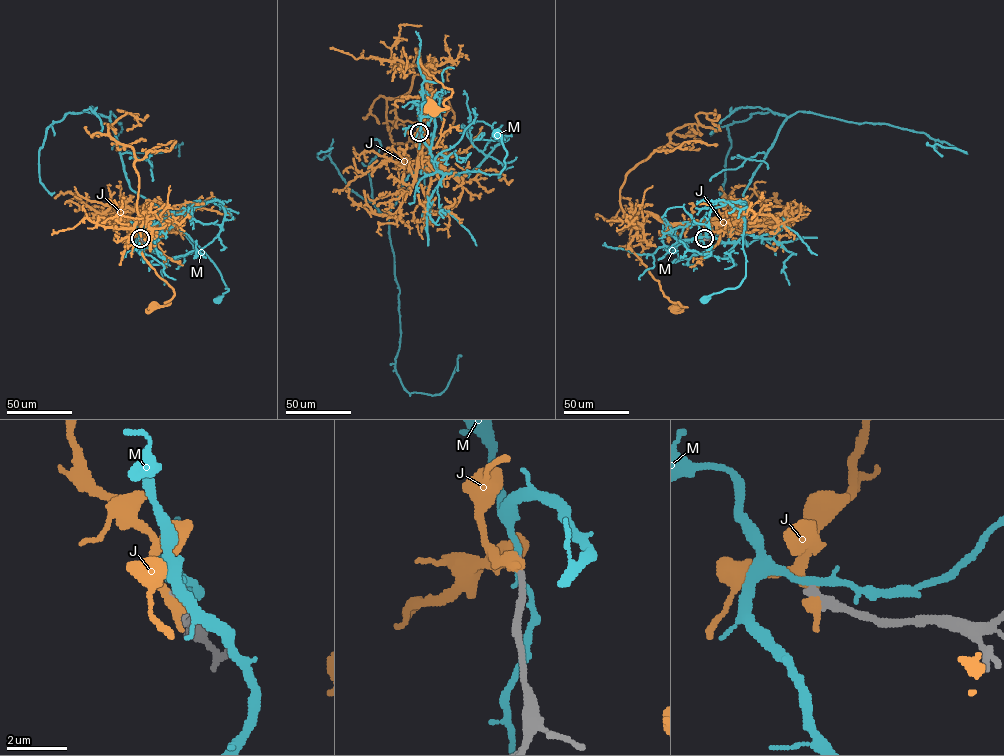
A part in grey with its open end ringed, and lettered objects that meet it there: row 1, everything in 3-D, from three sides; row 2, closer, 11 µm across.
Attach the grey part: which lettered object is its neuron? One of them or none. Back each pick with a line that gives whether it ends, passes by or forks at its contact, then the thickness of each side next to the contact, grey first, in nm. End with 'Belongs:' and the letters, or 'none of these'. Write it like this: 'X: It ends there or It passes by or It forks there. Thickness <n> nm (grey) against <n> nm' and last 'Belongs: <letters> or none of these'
Belongs: none of these

